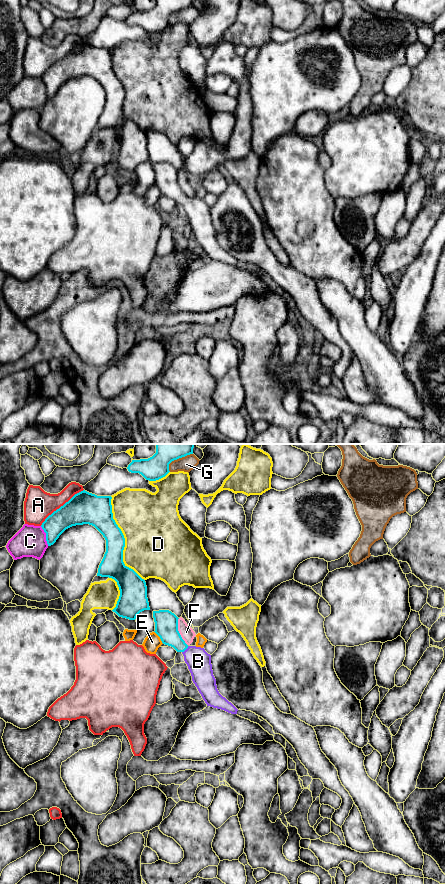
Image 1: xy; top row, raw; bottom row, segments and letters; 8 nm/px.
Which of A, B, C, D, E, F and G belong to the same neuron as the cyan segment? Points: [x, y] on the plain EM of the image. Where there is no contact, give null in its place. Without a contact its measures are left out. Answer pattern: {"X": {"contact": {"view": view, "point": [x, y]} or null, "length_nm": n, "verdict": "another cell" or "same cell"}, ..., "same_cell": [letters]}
{"A": {"contact": {"view": "xy", "point": [61, 58]}, "length_nm": 460, "verdict": "another cell"}, "B": {"contact": {"view": "xy", "point": [185, 201]}, "length_nm": 80, "verdict": "same cell"}, "C": {"contact": {"view": "xy", "point": [46, 88]}, "length_nm": 170, "verdict": "another cell"}, "D": {"contact": {"view": "xy", "point": [124, 92]}, "length_nm": 750, "verdict": "another cell"}, "E": {"contact": {"view": "xy", "point": [159, 188]}, "length_nm": 130, "verdict": "another cell"}, "F": {"contact": {"view": "xy", "point": [178, 184]}, "length_nm": 240, "verdict": "another cell"}, "G": {"contact": {"view": "xy", "point": [177, 10]}, "length_nm": 240, "verdict": "another cell"}, "same_cell": ["B"]}

